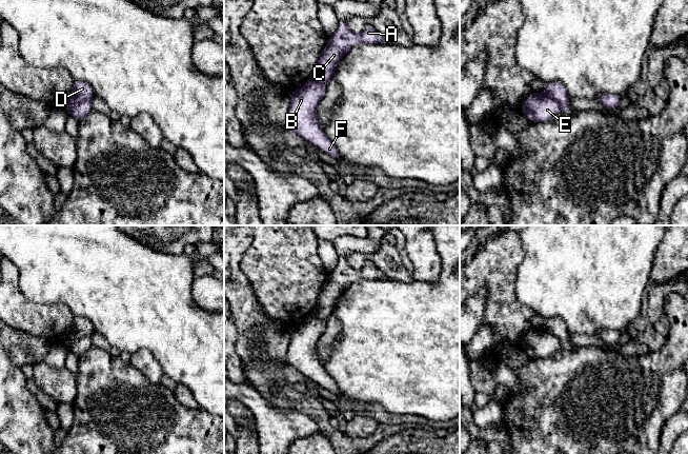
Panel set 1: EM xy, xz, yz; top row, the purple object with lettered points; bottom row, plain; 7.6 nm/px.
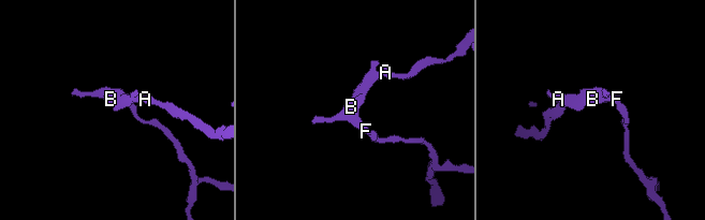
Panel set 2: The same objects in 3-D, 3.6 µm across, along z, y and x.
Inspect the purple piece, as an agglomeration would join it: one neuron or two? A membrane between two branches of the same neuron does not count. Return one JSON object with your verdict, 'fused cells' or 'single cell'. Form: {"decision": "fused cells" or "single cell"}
{"decision": "fused cells"}

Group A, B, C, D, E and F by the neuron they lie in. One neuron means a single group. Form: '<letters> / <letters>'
A C E / B D F

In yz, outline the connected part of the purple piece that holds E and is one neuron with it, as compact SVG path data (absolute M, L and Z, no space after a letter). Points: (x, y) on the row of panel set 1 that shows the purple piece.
M531 93L525 98L520 111L530 122L548 122L562 112L562 108L559 102L546 93Z

